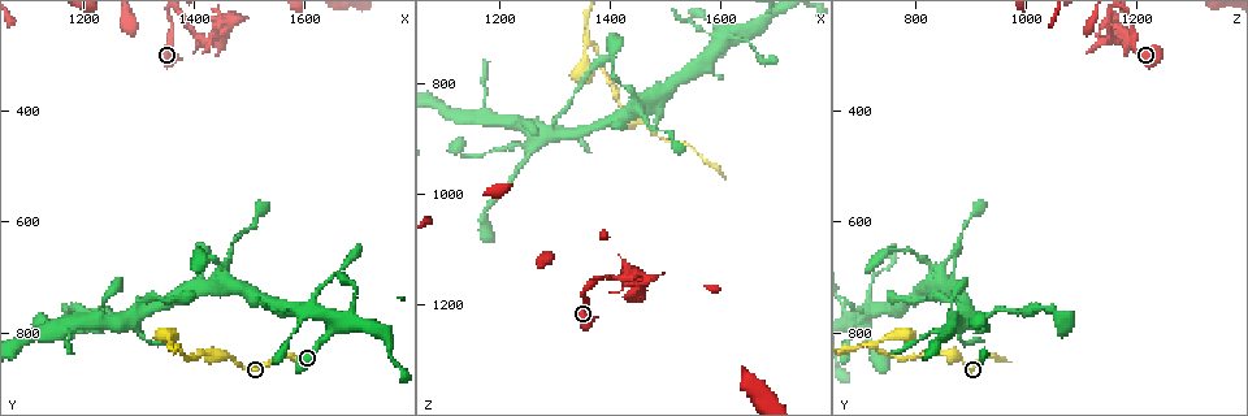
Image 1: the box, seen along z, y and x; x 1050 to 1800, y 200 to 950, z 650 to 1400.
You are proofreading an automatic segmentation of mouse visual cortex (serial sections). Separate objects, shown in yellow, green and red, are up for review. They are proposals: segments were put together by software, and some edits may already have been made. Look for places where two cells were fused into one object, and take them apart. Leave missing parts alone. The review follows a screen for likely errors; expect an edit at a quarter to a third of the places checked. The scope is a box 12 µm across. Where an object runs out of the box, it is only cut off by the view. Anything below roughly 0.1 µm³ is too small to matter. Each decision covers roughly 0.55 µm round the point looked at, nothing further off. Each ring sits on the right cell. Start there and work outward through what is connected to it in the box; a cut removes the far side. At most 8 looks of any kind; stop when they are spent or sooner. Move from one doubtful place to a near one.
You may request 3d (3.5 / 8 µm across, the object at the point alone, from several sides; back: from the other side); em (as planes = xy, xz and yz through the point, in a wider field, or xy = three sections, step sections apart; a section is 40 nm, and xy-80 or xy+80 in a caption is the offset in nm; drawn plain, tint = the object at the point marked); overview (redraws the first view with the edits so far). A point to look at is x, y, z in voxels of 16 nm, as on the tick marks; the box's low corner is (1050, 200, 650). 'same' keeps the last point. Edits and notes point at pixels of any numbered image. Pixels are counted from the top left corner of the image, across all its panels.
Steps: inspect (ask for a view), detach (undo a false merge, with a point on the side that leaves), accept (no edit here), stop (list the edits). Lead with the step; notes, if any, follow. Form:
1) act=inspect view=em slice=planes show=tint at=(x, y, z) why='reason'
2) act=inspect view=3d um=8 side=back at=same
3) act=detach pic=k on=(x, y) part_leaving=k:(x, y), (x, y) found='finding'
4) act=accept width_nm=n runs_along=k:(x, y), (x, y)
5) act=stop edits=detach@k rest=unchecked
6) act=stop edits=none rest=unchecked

act=inspect view=3d um=3.5 at=(1450, 710, 850) why='thick turns thin'

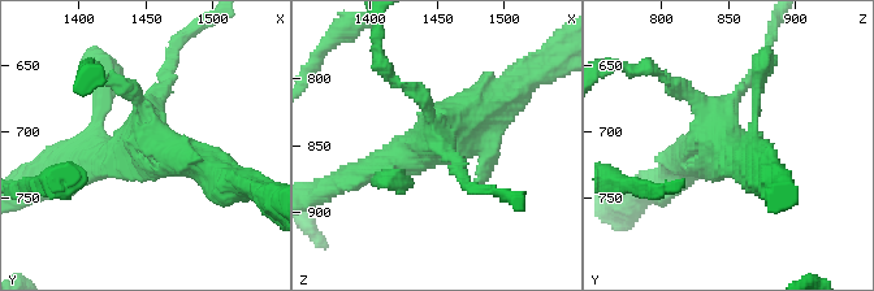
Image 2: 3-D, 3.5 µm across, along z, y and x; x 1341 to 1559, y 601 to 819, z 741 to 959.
act=inspect view=em slice=xy step=3 show=tint at=(1448, 716, 850)

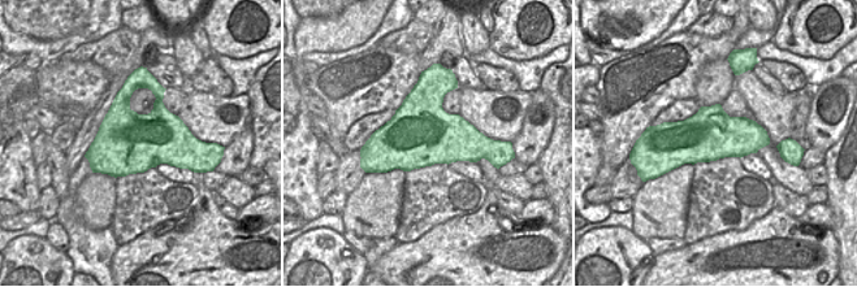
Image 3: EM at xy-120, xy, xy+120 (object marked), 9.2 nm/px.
act=inspect view=em slice=xy step=5 show=tint at=same why='another direction'

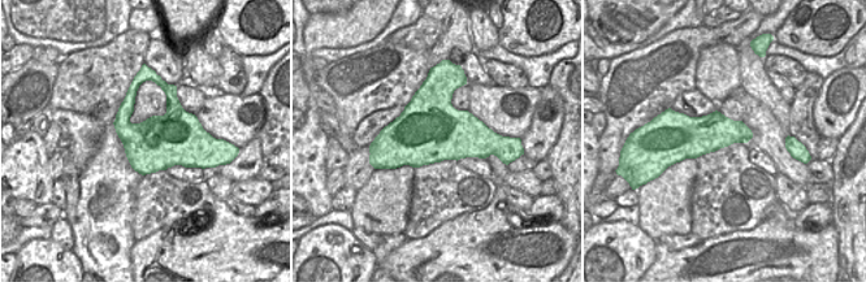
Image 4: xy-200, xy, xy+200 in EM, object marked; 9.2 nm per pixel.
act=accept runs_along=2:(501, 96), (445, 143), (358, 173) found='all the same cell'

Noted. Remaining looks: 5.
act=inspect view=3d um=3.5 at=(1285, 775, 895) why='four or more arms meet'

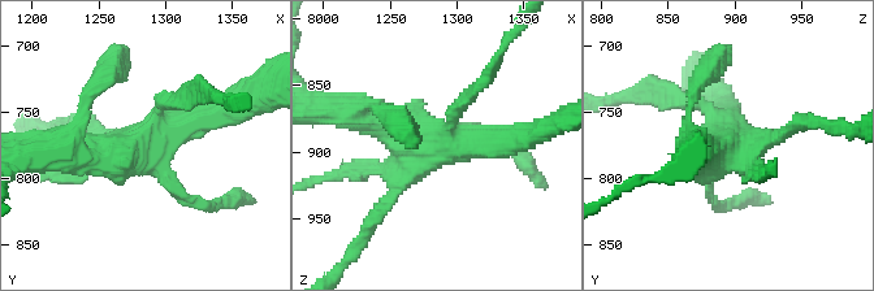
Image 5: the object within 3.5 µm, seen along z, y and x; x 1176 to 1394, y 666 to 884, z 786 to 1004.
act=inspect view=em slice=xy step=3 show=tint at=(1280, 772, 892) why='now the EM'

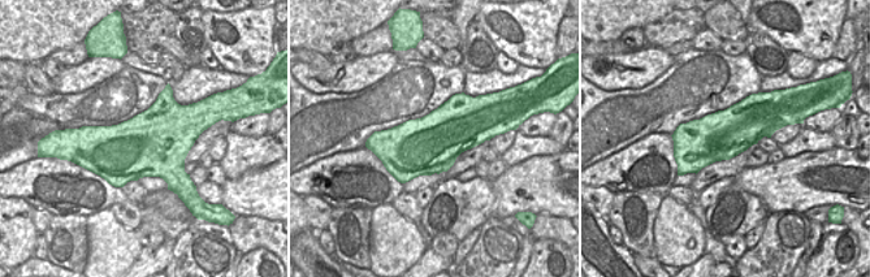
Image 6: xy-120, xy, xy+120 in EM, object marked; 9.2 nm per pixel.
act=inspect view=em slice=planes show=tint at=same why='cut it another way'

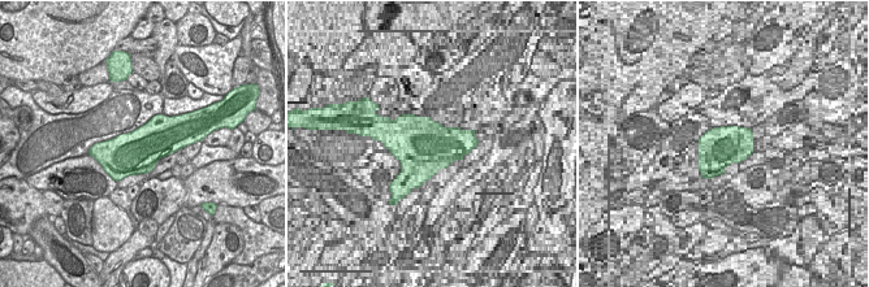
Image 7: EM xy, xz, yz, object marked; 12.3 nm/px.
act=accept runs_along=5:(221, 108), (126, 152), (63, 152) found='all the same cell'

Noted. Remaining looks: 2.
act=stop edits=none rest=unchecked

